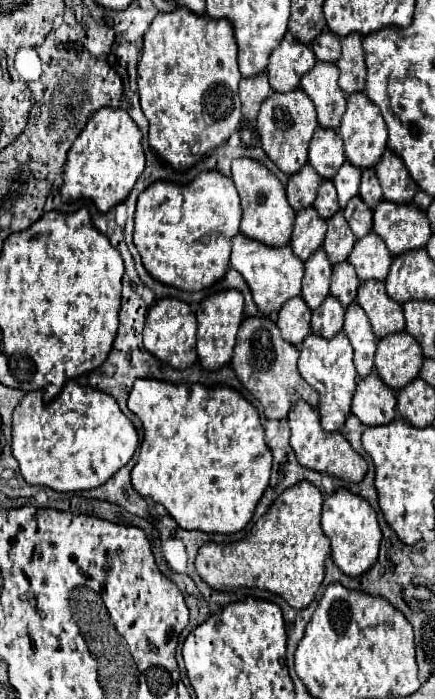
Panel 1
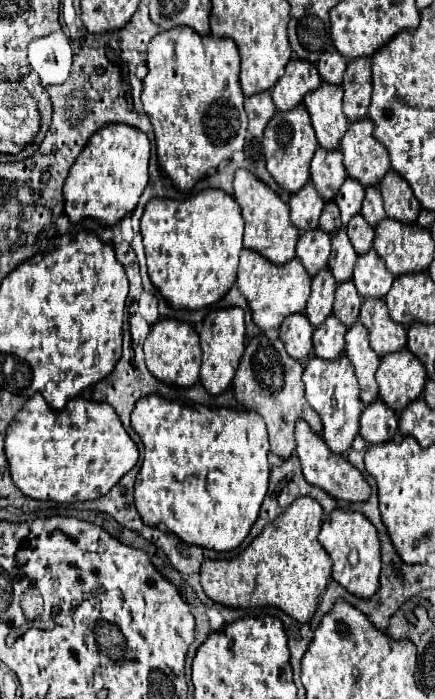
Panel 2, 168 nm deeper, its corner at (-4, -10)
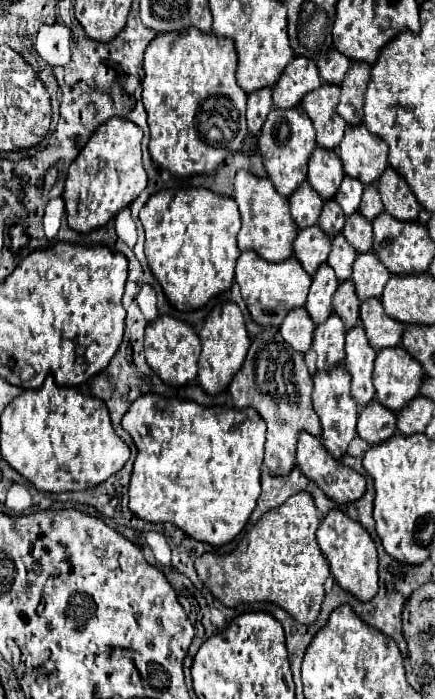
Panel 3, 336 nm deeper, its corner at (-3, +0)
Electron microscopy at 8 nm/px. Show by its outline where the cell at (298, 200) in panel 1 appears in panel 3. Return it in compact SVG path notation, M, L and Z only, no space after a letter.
M301 183L293 195L289 197L289 205L291 205L291 217L297 223L299 229L311 227L317 223L319 215L321 215L321 207L323 207L323 199L317 197L317 193L313 193L313 189L305 183Z

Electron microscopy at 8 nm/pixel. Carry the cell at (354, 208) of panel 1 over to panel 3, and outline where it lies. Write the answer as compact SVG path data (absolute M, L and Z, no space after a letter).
M353 213L351 217L347 217L345 227L343 227L343 235L357 253L371 251L373 229L371 229L371 223L365 221L365 217L361 217L361 213Z

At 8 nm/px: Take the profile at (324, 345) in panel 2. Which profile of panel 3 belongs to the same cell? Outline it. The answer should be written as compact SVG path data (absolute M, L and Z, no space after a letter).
M331 313L329 319L313 333L313 351L317 353L317 371L331 371L345 359L345 327Z

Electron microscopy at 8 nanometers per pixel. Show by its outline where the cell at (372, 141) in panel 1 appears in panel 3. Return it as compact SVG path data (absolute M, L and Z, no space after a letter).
M365 125L349 127L339 147L339 157L343 161L345 175L359 179L363 185L375 183L389 167L385 141L373 137L365 129Z

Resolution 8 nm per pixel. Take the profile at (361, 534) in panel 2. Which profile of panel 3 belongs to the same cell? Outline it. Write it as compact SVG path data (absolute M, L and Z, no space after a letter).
M333 509L333 513L327 513L317 529L317 543L321 547L321 553L329 561L331 575L335 577L337 585L341 585L343 591L351 593L359 601L371 601L377 595L379 589L379 575L377 575L377 549L373 539L361 529L361 525L353 519L349 519L343 511Z

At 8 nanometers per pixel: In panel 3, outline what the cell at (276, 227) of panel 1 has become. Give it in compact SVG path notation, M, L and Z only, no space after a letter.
M239 171L235 177L235 195L239 205L243 227L237 235L241 251L255 251L267 261L285 261L293 255L293 241L297 237L297 225L289 213L289 201L281 197L267 177L257 177L247 171Z

